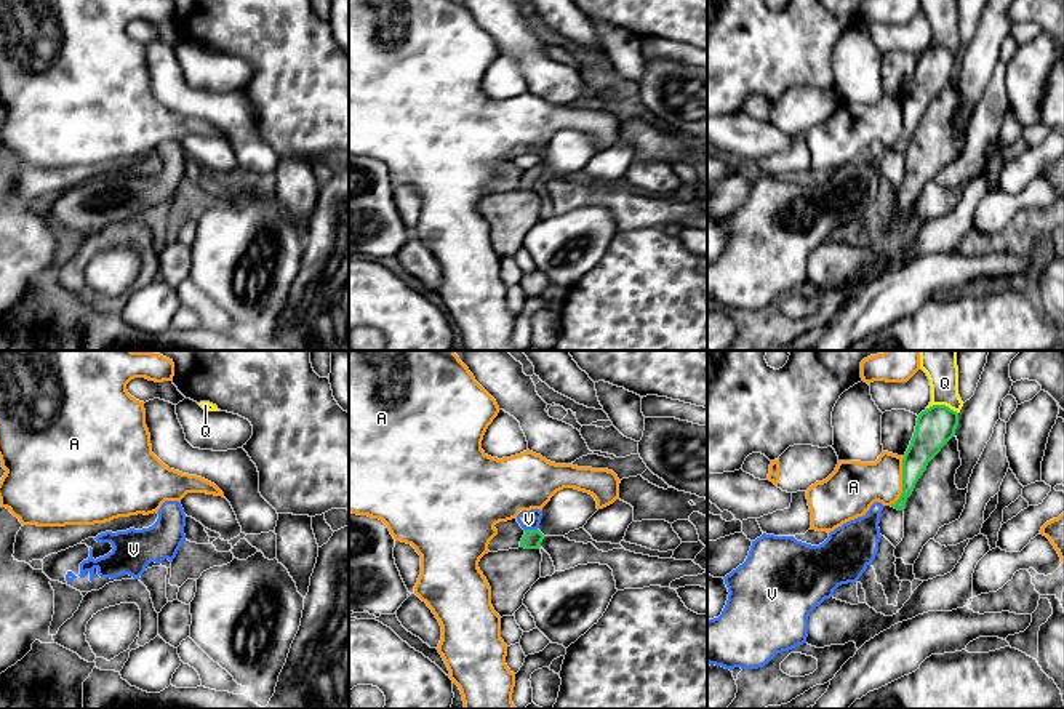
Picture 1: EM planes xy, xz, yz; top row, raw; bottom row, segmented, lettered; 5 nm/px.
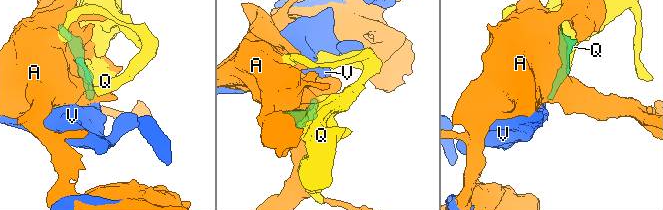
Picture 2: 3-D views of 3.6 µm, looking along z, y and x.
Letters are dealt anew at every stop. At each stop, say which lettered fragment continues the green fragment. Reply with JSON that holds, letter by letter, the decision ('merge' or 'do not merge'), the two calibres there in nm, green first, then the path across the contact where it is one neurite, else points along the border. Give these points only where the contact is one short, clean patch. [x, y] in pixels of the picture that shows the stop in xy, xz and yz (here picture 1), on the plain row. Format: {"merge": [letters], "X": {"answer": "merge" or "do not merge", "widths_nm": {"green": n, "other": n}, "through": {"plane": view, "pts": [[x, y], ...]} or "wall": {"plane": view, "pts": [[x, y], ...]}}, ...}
{"merge": [], "A": {"answer": "do not merge", "widths_nm": {"green": 160, "other": 260}}, "Q": {"answer": "do not merge", "widths_nm": {"green": 190, "other": 160}}, "V": {"answer": "do not merge", "widths_nm": {"green": 100, "other": 100}, "wall": {"plane": "xz", "pts": [[525, 170], [536, 172]]}}}

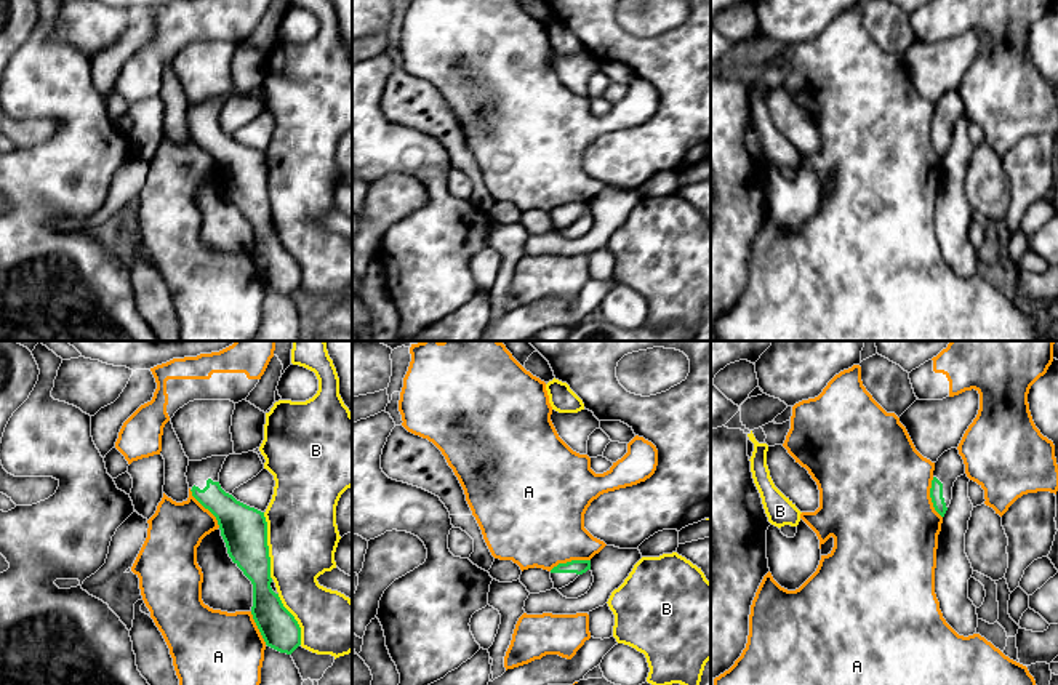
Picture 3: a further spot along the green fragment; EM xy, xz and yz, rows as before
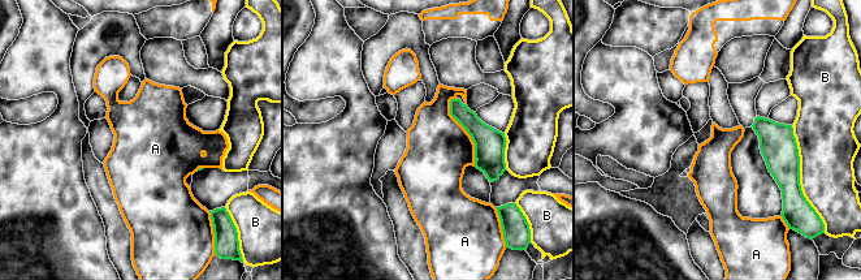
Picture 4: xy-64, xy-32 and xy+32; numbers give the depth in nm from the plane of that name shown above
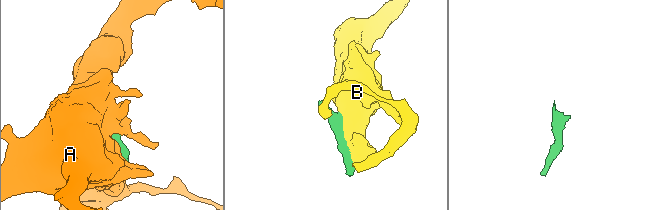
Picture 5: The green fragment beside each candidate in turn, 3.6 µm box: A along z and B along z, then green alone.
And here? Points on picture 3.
{"merge": [], "A": {"answer": "do not merge", "widths_nm": {"green": 70, "other": 440}}, "B": {"answer": "do not merge", "widths_nm": {"green": 240, "other": 360}}}

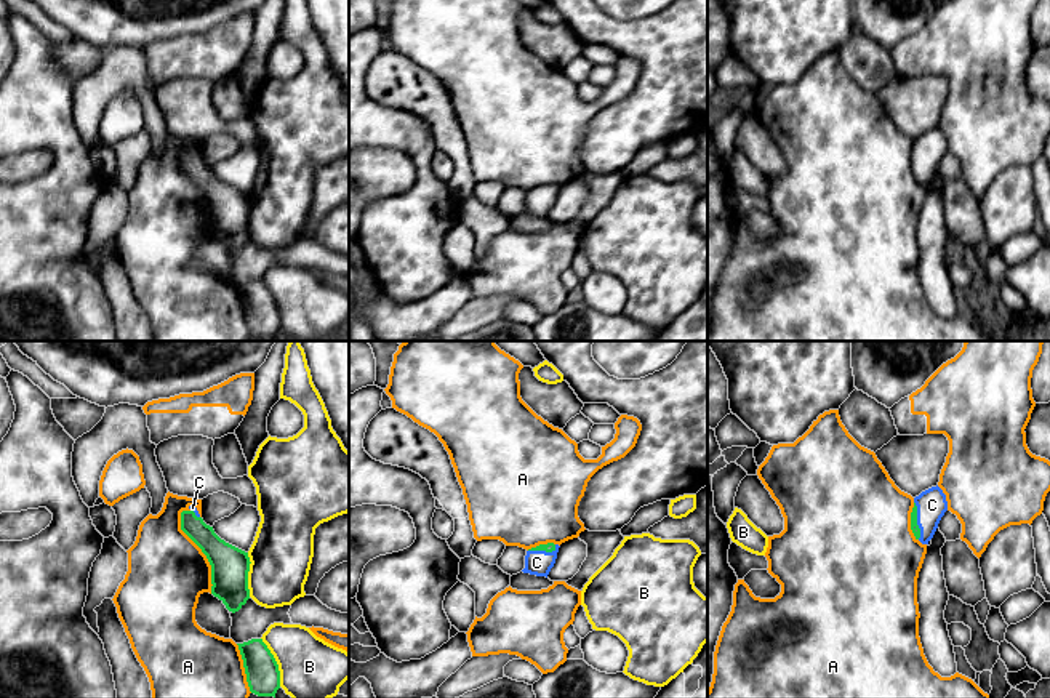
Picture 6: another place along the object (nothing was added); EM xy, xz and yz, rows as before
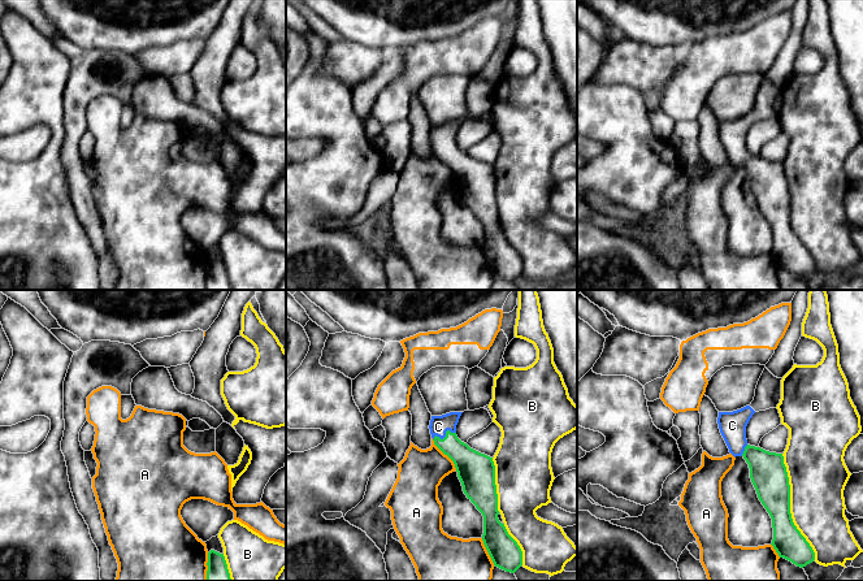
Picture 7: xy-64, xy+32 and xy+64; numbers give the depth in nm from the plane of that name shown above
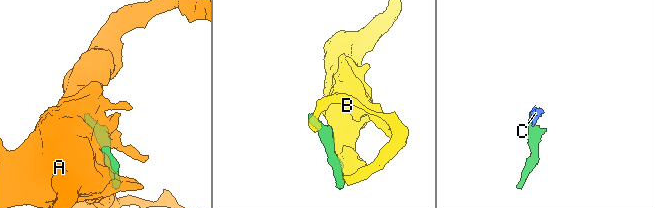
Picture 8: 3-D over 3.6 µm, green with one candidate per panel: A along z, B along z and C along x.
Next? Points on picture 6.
{"merge": ["C"], "A": {"answer": "do not merge", "widths_nm": {"green": 190, "other": 400}}, "B": {"answer": "do not merge", "widths_nm": {"green": 170, "other": 320}}, "C": {"answer": "merge", "widths_nm": {"green": 50, "other": 150}, "through": {"plane": "yz", "pts": [[914, 168], [916, 162], [932, 146]]}}}

